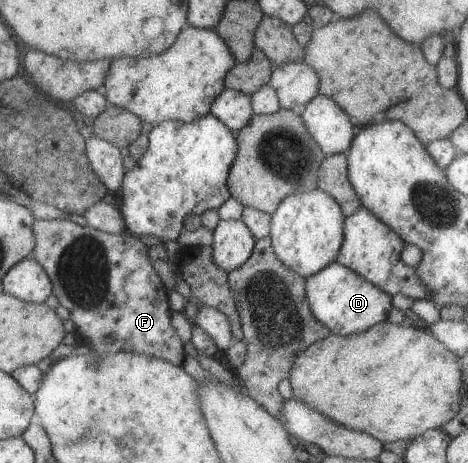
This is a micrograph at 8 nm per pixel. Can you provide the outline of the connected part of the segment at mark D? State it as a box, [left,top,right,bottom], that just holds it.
[305,261,393,337]

